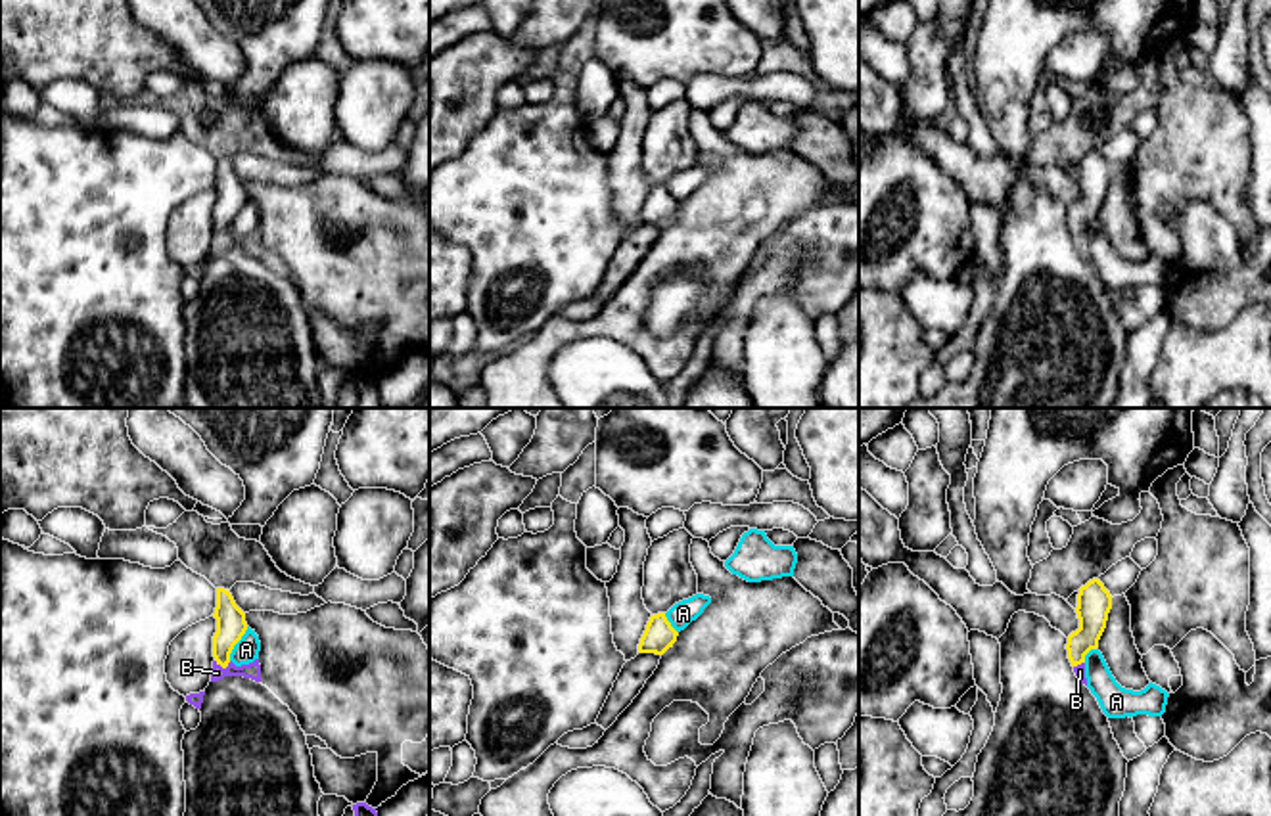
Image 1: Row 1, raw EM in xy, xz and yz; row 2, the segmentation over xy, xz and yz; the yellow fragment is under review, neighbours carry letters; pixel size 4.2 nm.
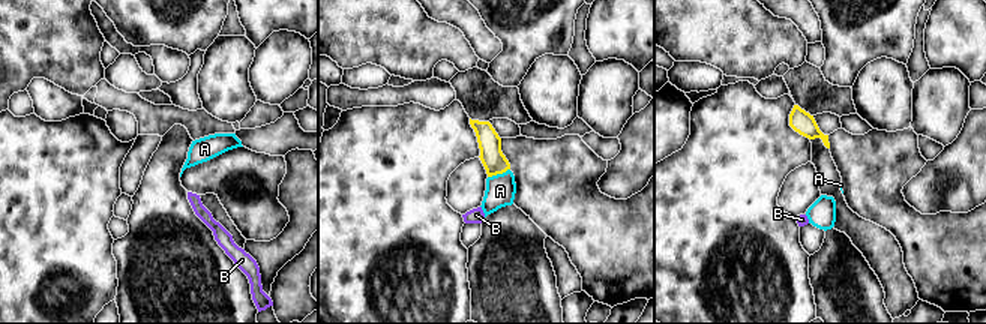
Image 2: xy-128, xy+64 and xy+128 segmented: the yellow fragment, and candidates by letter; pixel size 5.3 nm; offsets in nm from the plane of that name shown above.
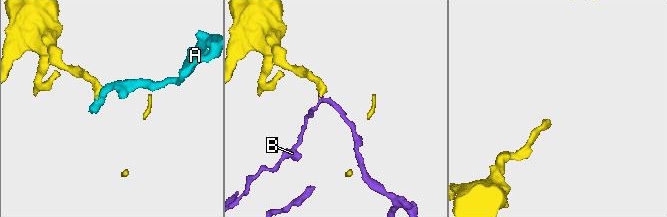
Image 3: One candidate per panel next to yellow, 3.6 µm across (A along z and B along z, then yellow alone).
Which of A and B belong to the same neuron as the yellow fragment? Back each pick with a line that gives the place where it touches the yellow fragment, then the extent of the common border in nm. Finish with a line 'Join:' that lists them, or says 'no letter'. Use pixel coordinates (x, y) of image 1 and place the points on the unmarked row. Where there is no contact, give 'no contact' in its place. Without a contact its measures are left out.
B: contact xy (223, 238); length 70 nm
Join: B

